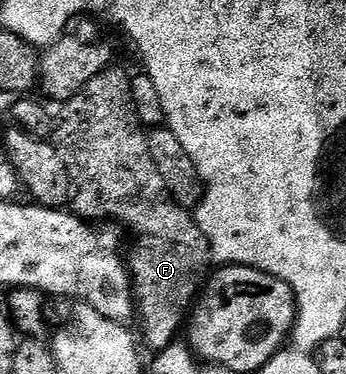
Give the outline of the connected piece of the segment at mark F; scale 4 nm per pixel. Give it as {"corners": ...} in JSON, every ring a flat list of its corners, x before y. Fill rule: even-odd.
{"corners":[[118,66,106,68,93,77,73,99,60,107,63,109,57,112,57,119,54,121,53,143,61,154,71,179,70,211,88,222,116,220,135,235,136,244,131,252,131,260,129,256,133,304,137,309,137,320,139,316,139,324,143,327,143,340,152,348,151,352,156,354,176,339,175,331,179,327,184,327,183,315,186,314,187,307,189,312,200,291,201,281,204,279,203,267,207,260,212,259,212,254,211,246,194,215,170,196,161,174,158,173,150,156,148,133,139,125,141,114,134,106,130,82,131,76,123,73]]}

